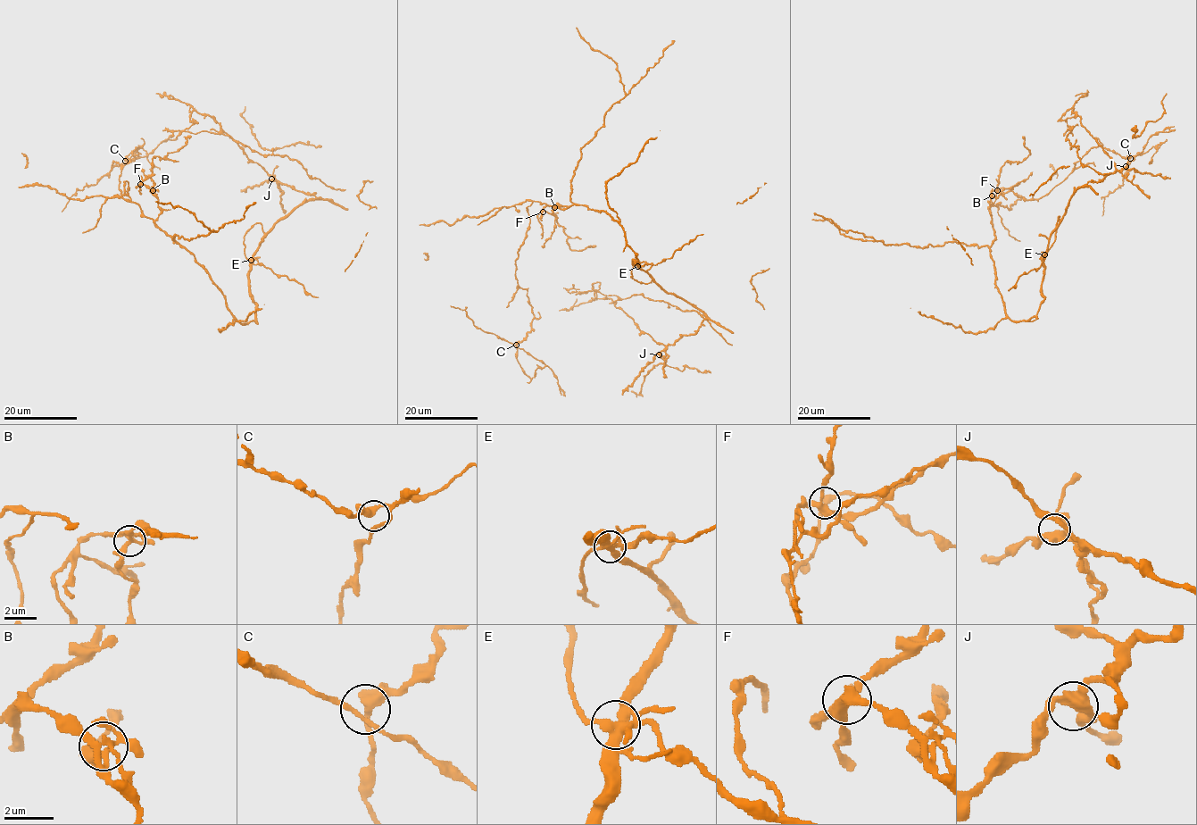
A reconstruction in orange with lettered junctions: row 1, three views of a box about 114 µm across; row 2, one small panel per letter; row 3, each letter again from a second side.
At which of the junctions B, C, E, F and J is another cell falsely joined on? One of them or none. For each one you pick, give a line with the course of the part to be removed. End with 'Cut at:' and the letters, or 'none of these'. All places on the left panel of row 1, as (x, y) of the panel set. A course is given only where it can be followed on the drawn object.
Cut at: none of these

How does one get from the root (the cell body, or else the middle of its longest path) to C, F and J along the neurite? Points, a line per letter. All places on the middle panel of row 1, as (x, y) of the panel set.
C: (634, 263), (623, 228), (606, 212), (534, 201), (527, 208), (528, 229), (515, 274), (534, 319), (516, 345)
F: (634, 263), (623, 228), (606, 212), (575, 204), (543, 212)
J: (634, 263), (666, 291), (675, 293), (697, 308), (705, 317), (694, 334), (682, 335), (659, 354)

